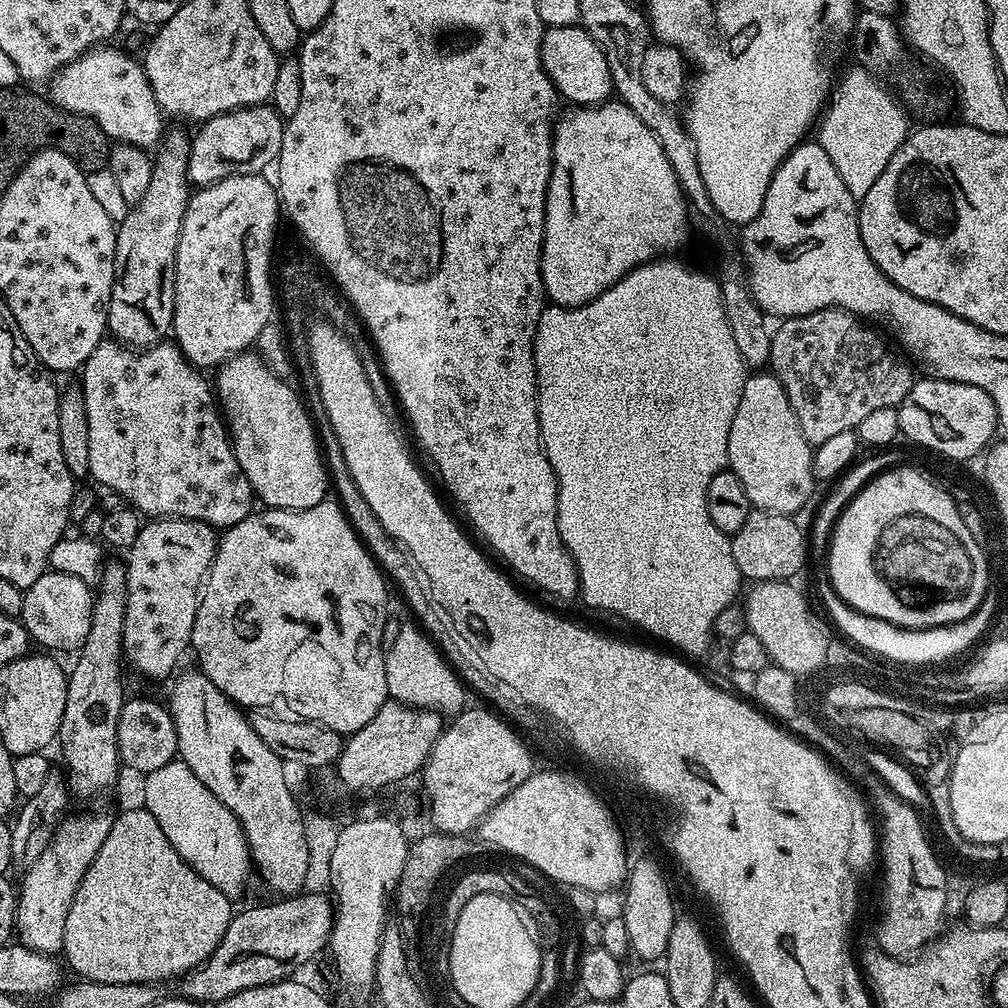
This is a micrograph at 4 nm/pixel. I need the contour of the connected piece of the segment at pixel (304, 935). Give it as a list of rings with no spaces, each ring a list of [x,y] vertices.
[[[308,891],[277,899],[278,902],[237,911],[214,954],[181,979],[181,995],[200,1004],[215,1004],[228,998],[230,994],[240,993],[254,986],[275,984],[285,979],[289,972],[284,965],[278,965],[278,962],[288,961],[298,966],[310,961],[320,952],[323,953],[331,939],[335,905],[327,893],[324,895]]]

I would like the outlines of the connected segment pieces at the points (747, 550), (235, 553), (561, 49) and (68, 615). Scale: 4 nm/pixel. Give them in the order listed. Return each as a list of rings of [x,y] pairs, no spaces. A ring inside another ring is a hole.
[[[753,508],[746,522],[742,522],[742,530],[731,533],[732,553],[738,565],[741,577],[748,582],[762,580],[791,581],[804,568],[804,559],[810,553],[810,540],[795,524],[792,516],[783,516],[777,512],[767,512],[761,508]]]
[[[325,498],[318,506],[306,510],[286,510],[285,508],[265,507],[264,512],[253,511],[242,522],[233,528],[223,529],[216,545],[216,557],[212,563],[200,593],[200,605],[194,618],[194,630],[190,633],[190,648],[200,659],[199,671],[205,672],[226,694],[232,703],[244,710],[254,708],[271,709],[272,704],[285,704],[289,713],[302,720],[316,720],[325,724],[330,730],[341,734],[351,734],[362,730],[378,710],[390,699],[386,686],[386,666],[384,654],[386,651],[386,636],[384,640],[384,623],[388,620],[388,588],[386,577],[380,570],[380,565],[372,559],[371,552],[364,547],[364,541],[356,535],[335,499]]]
[[[579,23],[570,26],[548,28],[542,38],[540,57],[544,73],[552,80],[557,93],[564,96],[572,106],[591,106],[603,104],[613,95],[610,66],[606,62],[606,54],[590,38],[590,34]]]
[[[49,570],[42,574],[42,578],[38,578],[38,582],[34,582],[34,586],[23,589],[23,594],[24,601],[22,602],[19,619],[22,621],[24,629],[28,631],[29,637],[35,643],[37,640],[44,647],[41,649],[51,650],[53,653],[75,653],[82,647],[86,642],[86,634],[90,634],[90,618],[92,617],[92,598],[94,592],[90,587],[89,581],[82,578],[74,578],[74,574],[62,574],[61,572]]]

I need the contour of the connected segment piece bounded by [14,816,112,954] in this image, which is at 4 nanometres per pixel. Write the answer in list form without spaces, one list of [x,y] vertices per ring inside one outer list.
[[[76,816],[60,821],[59,828],[52,836],[52,841],[34,866],[24,873],[24,881],[18,884],[16,897],[15,935],[19,943],[30,950],[38,950],[56,954],[64,947],[64,931],[66,930],[66,914],[70,914],[70,902],[74,902],[74,894],[98,850],[102,850],[102,842],[106,842],[106,834],[110,834],[112,820],[103,820],[100,816]]]

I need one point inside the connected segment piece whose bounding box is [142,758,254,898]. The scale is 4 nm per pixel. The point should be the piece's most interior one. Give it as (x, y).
(207, 836)

